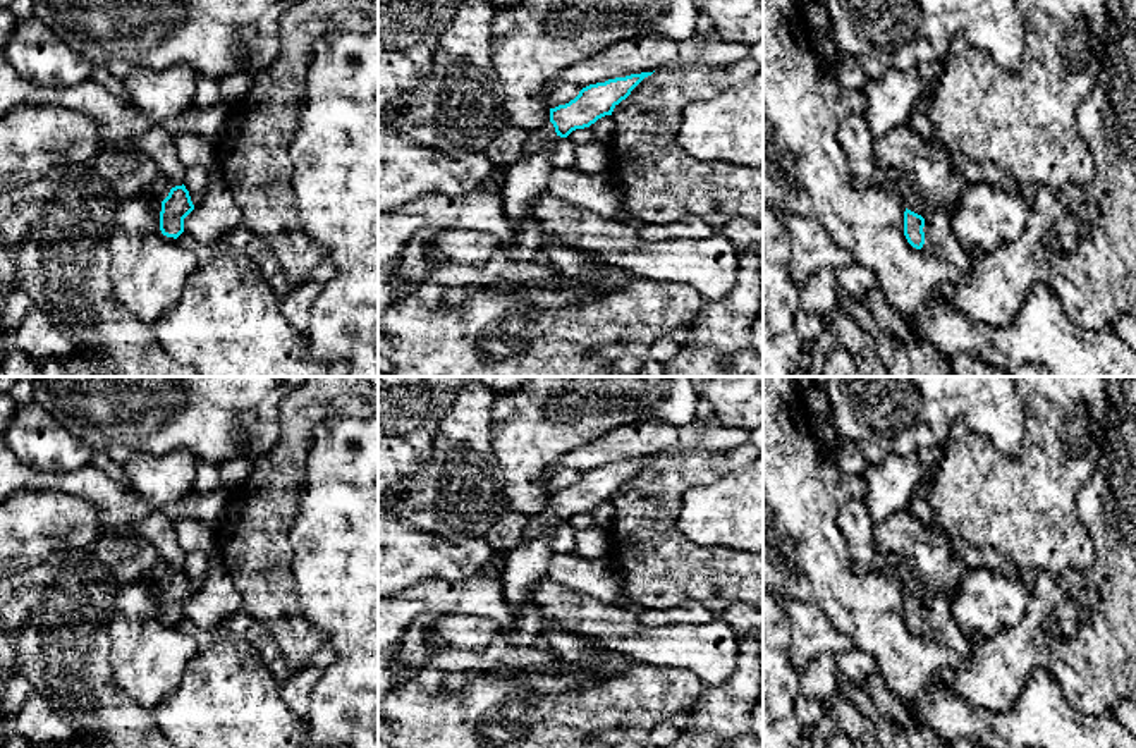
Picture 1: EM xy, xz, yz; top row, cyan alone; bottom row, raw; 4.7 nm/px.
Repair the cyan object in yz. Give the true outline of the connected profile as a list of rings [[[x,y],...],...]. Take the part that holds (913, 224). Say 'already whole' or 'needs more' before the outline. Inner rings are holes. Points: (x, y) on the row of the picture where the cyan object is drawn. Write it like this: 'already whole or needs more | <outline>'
needs more | [[[894,177],[894,184],[906,206],[904,236],[913,248],[921,249],[925,244],[923,227],[928,212],[926,199],[907,177]]]

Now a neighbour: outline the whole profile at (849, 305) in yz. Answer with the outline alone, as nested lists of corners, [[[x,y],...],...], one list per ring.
[[[837,292],[837,303],[842,311],[854,316],[870,332],[889,377],[956,377],[949,356],[942,354],[931,342],[923,340],[913,347],[895,340],[882,322],[847,292]]]

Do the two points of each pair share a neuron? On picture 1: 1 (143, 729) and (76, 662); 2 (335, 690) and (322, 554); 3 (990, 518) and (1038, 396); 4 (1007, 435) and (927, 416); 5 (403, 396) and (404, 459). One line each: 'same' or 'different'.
1: same
2: same
3: same
4: same
5: same

